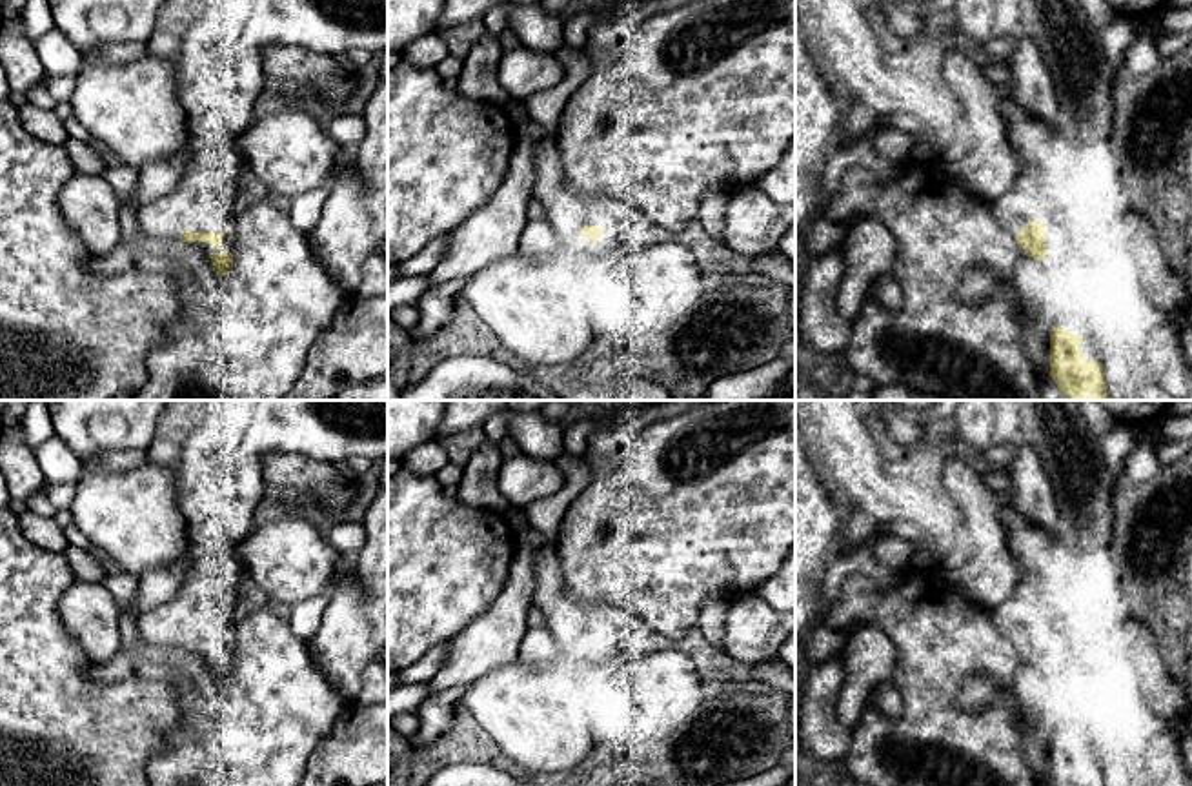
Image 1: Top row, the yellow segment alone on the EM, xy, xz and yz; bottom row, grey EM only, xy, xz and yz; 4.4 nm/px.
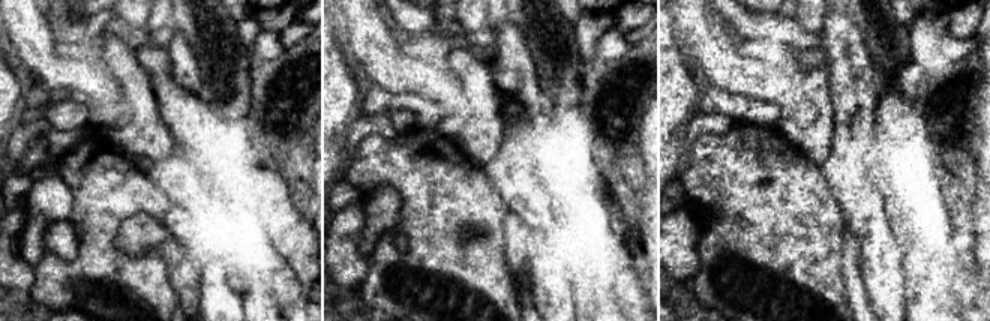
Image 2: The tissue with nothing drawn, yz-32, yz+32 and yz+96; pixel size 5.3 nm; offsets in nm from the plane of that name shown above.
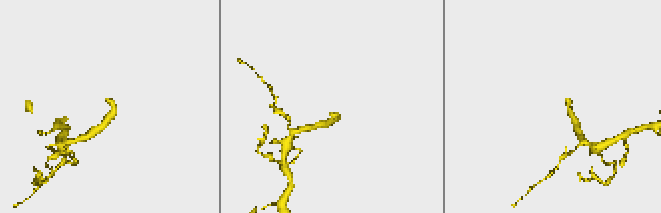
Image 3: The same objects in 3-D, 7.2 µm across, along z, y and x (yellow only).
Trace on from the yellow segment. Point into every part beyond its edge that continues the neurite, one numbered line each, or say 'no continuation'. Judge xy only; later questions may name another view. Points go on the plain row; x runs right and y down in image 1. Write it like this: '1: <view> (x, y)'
1: xy (219, 479)

